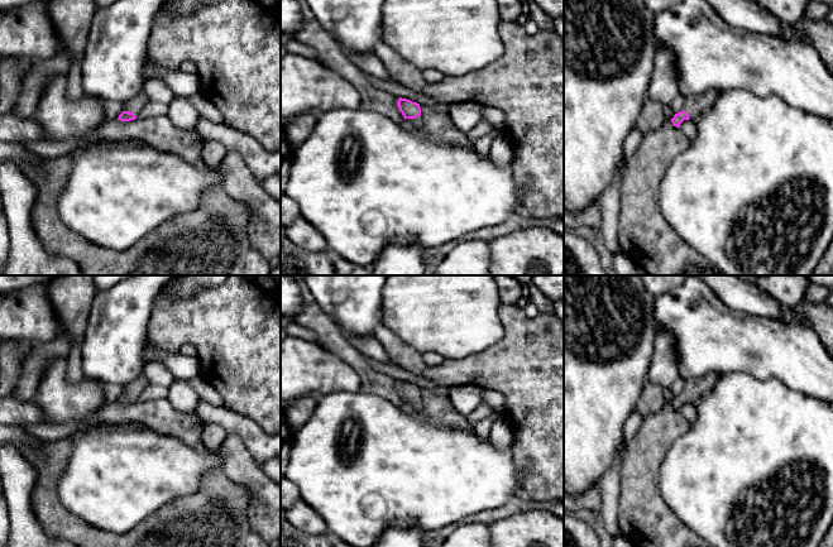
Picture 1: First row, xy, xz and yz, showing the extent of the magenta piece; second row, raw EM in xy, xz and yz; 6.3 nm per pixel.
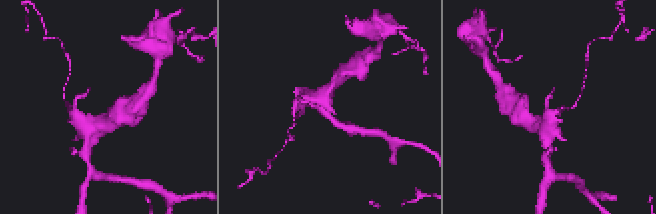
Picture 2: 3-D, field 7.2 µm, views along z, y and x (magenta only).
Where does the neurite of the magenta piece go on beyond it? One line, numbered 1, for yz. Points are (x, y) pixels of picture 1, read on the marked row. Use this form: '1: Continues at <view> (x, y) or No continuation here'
1: Continues at yz (695, 106)

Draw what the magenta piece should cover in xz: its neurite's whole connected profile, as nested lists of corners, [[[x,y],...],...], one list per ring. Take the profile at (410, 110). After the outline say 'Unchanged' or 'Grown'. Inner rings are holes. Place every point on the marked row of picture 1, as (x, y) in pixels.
[[[399,97],[397,105],[404,117],[404,125],[417,133],[429,134],[429,126],[421,115],[420,104]]]. Grown

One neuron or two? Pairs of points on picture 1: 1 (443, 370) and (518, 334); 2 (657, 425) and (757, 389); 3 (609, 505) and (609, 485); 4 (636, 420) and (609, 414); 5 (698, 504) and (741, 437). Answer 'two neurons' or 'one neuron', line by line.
1: one neuron
2: two neurons
3: one neuron
4: two neurons
5: one neuron

